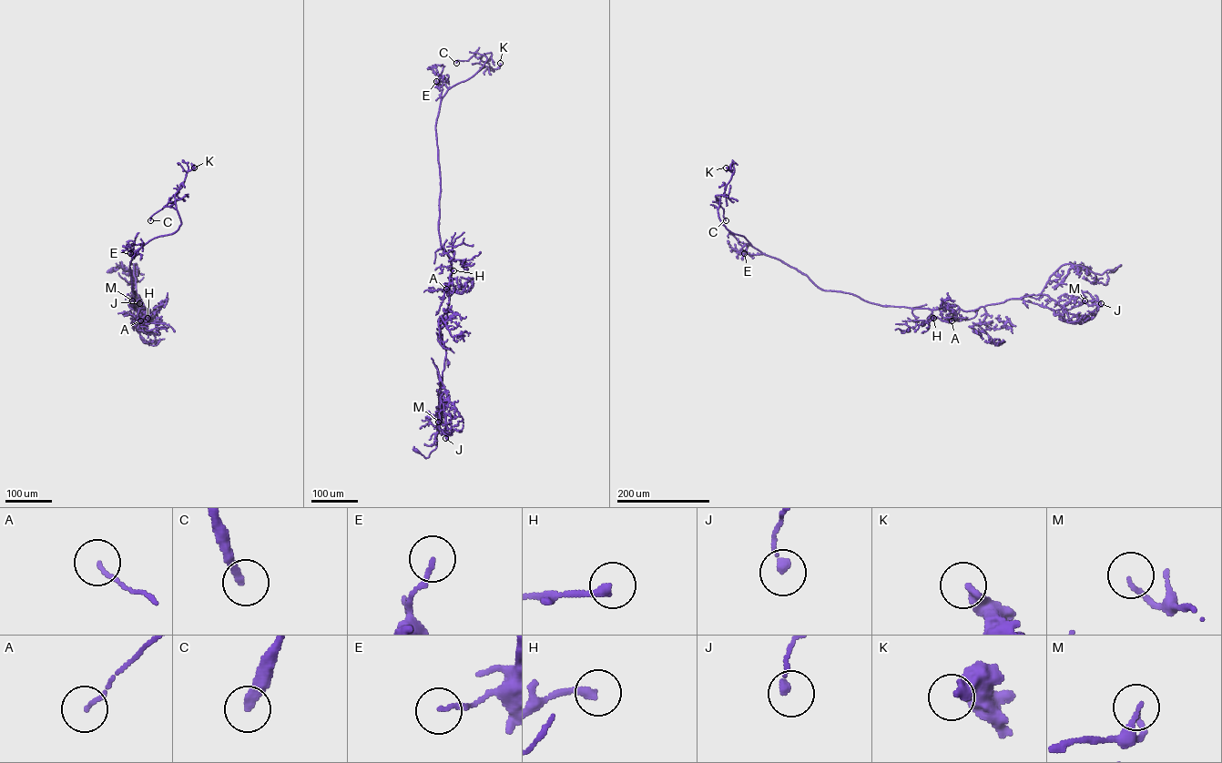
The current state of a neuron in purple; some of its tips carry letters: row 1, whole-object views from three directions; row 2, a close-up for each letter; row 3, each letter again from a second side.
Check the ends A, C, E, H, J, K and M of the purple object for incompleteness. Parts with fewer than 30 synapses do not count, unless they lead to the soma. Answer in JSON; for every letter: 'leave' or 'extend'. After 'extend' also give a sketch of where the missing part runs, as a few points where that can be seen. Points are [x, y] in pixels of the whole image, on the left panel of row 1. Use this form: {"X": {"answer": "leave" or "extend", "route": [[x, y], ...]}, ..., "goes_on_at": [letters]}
{"A": {"answer": "leave"}, "C": {"answer": "leave"}, "E": {"answer": "leave"}, "H": {"answer": "leave"}, "J": {"answer": "leave"}, "K": {"answer": "leave"}, "M": {"answer": "leave"}, "goes_on_at": []}

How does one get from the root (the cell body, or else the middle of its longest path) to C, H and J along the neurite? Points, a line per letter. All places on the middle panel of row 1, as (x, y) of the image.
C: (416, 450), (427, 458), (436, 447), (452, 273), (438, 229), (436, 119), (447, 90), (487, 58), (456, 63)
H: (416, 450), (427, 458), (436, 447), (446, 354), (440, 321), (453, 270)
J: (416, 450), (427, 458), (436, 447), (442, 411), (442, 378), (437, 422), (440, 430), (445, 430), (445, 438)

